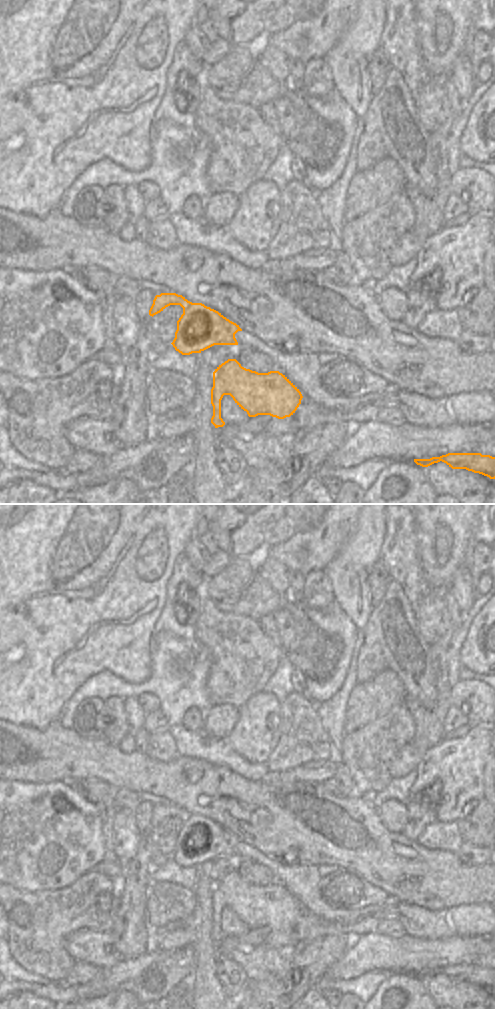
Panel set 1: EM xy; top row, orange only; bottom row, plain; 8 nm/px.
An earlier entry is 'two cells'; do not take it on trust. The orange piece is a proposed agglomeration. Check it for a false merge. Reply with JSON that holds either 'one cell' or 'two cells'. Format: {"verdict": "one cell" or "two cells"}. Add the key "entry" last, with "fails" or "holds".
{"verdict": "two cells", "entry": "holds"}

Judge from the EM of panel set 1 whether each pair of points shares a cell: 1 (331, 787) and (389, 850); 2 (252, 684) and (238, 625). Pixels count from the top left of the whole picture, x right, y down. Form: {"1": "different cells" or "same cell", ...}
{"1": "different cells", "2": "same cell"}

